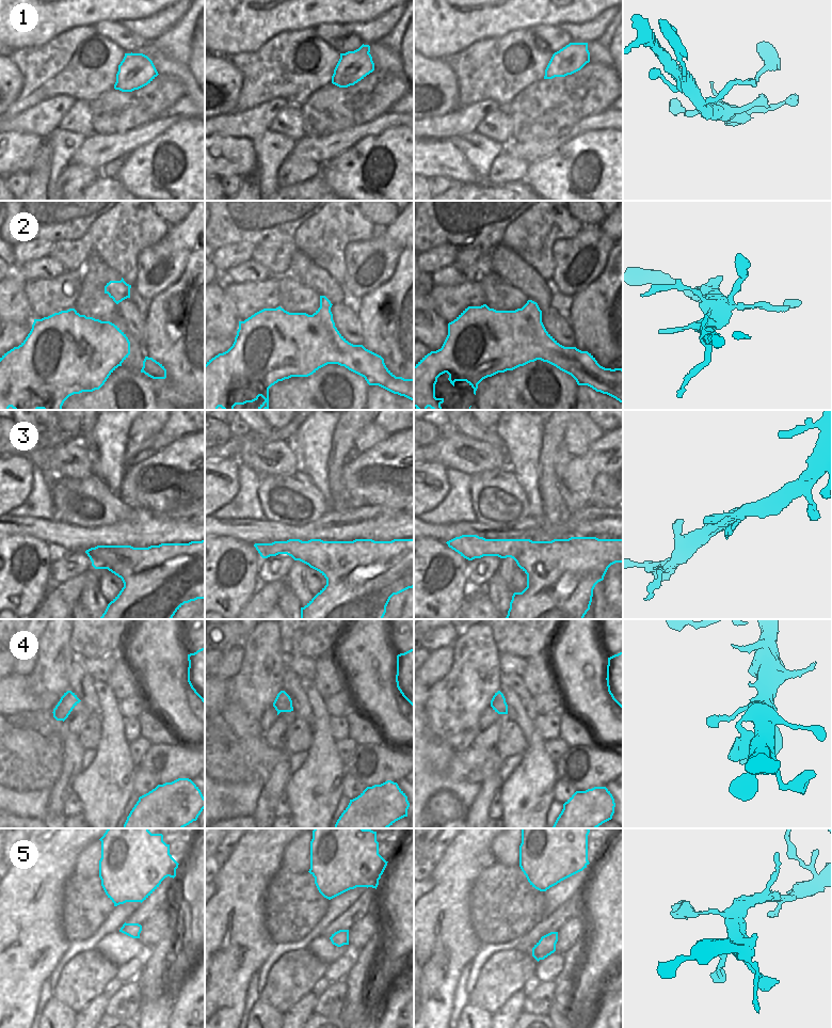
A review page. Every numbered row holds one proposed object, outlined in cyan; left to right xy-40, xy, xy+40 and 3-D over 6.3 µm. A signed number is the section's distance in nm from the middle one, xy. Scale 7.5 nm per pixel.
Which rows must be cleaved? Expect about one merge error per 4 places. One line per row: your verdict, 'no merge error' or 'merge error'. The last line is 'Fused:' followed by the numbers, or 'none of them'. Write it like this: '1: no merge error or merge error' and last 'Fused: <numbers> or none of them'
1: merge error
2: no merge error
3: no merge error
4: no merge error
5: no merge error
Fused: 1

